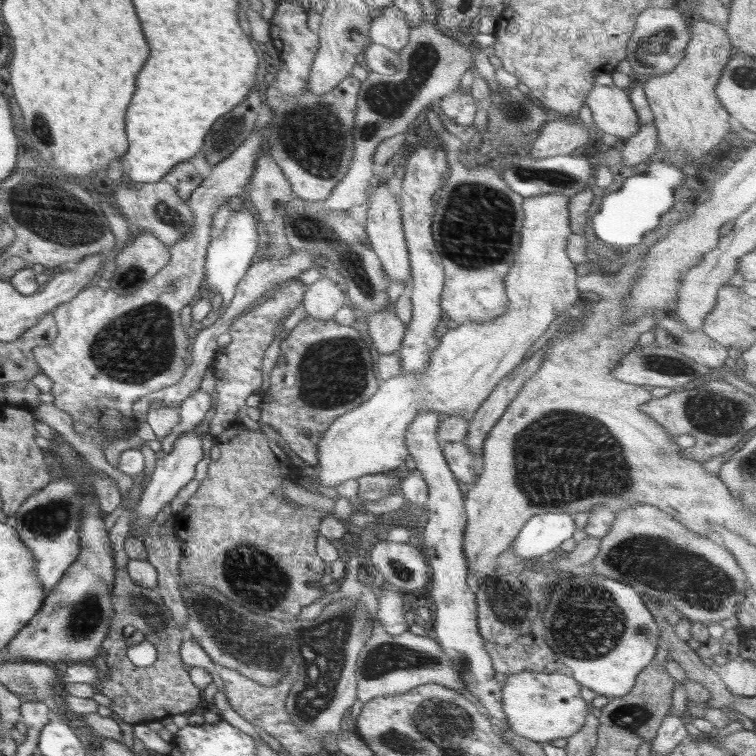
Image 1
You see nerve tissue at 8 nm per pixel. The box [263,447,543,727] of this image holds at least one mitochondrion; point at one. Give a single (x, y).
(321, 649)

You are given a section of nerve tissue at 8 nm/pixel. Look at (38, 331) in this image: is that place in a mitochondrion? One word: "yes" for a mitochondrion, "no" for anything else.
no

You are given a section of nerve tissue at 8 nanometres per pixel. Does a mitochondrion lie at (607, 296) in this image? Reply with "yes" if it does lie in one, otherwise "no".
no

